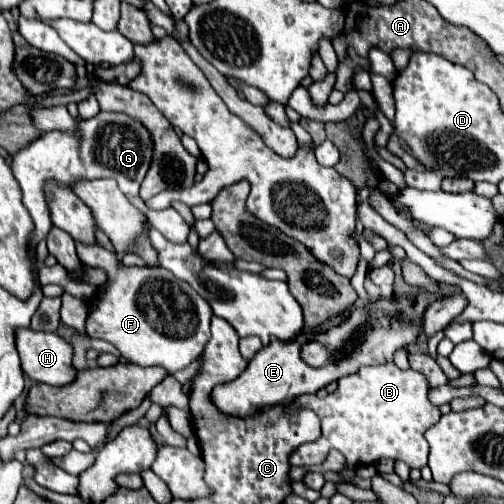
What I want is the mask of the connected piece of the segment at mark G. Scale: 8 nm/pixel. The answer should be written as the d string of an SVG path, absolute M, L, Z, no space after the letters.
M99 112L89 120L79 120L75 132L45 132L13 156L13 176L23 190L23 202L35 224L33 244L43 240L51 230L49 210L45 204L45 180L53 178L59 184L71 186L73 180L81 178L113 178L117 180L123 194L139 194L139 186L151 166L153 138L149 130L123 112Z

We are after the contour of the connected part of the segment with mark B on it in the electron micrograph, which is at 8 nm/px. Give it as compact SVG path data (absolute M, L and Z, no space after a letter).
M385 364L385 366L365 366L357 374L341 378L337 390L331 392L325 398L317 398L315 394L299 396L295 400L295 406L305 406L305 408L311 408L311 410L319 412L323 434L313 444L303 444L301 448L297 448L291 456L291 464L293 466L319 466L319 464L323 464L329 450L335 448L335 450L345 454L349 466L375 464L383 458L401 460L409 468L427 466L429 446L427 446L427 440L425 440L423 434L425 434L427 428L431 428L441 418L439 406L431 404L427 394L429 394L429 382L421 372L415 372L415 370L405 370L403 372L395 364Z

